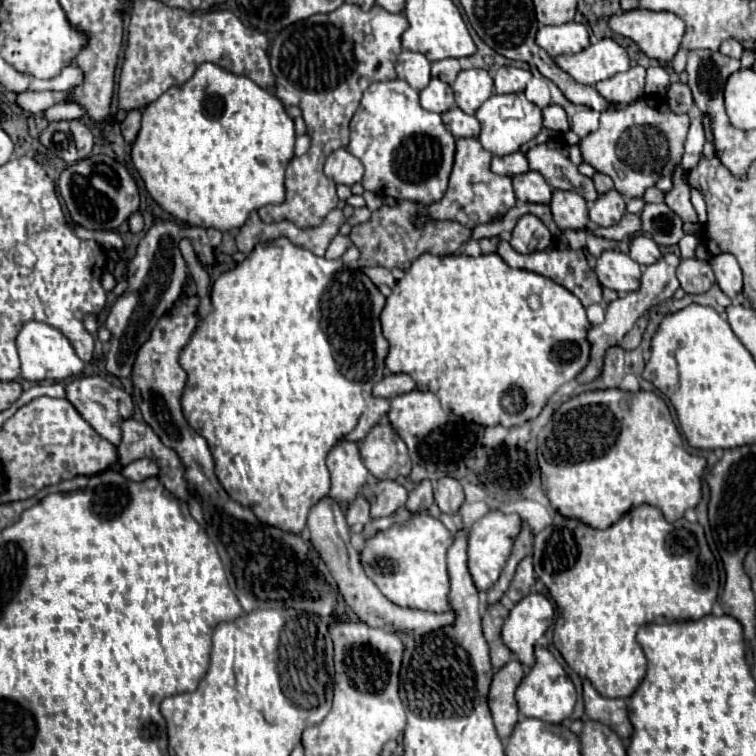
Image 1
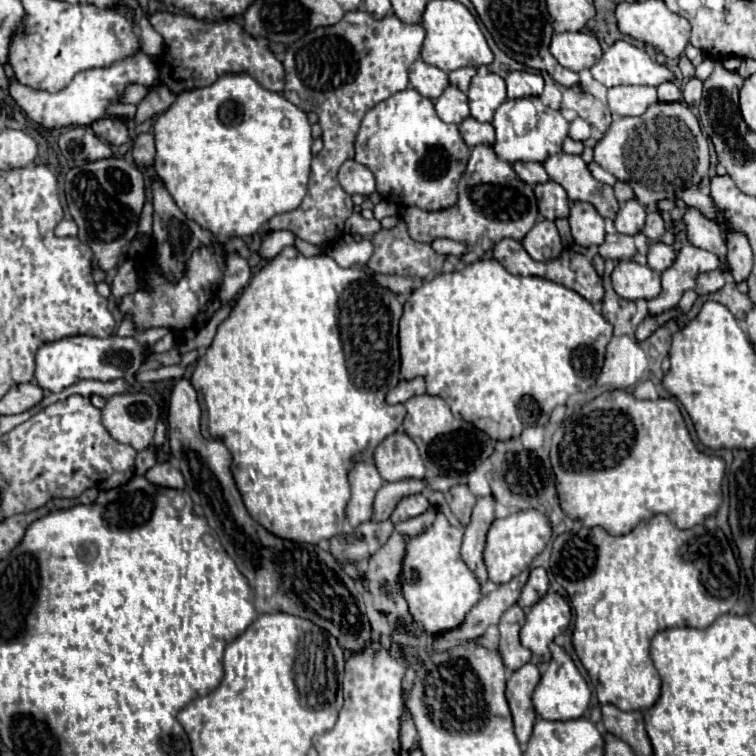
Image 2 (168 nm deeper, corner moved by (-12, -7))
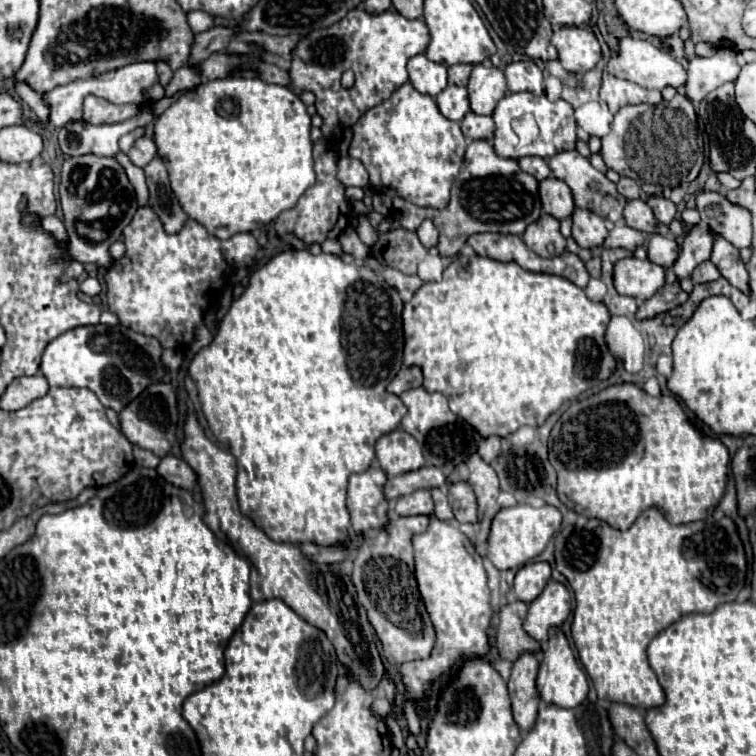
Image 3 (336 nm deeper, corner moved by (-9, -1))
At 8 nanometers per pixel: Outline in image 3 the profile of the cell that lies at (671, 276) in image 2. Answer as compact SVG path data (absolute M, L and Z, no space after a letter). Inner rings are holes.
M695 226L687 238L683 240L679 258L675 260L675 264L671 266L671 272L675 274L677 280L683 278L691 278L693 270L697 264L709 260L711 256L711 246L713 246L713 238L711 238L711 230L703 228L703 226Z

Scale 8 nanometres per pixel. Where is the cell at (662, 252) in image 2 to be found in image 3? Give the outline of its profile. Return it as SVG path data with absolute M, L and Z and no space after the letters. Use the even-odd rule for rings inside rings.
M651 234L647 244L647 258L663 268L669 268L679 256L679 246L673 238L665 238L661 234Z

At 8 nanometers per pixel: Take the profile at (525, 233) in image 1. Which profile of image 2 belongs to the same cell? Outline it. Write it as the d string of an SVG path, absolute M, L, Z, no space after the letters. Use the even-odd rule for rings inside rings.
M540 220L522 240L524 250L534 260L552 260L562 254L562 242L556 230L556 224L550 220Z

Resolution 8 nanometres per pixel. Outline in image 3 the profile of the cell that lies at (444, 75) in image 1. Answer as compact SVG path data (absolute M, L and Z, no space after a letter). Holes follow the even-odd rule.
M453 64L453 66L449 66L449 84L467 86L471 68L473 68L471 64Z

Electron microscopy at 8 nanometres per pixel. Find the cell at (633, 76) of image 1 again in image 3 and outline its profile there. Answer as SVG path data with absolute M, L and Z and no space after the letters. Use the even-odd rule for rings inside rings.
M605 76L601 84L601 100L607 102L609 110L615 114L627 104L657 104L663 100L663 96L659 90L647 90L629 80Z

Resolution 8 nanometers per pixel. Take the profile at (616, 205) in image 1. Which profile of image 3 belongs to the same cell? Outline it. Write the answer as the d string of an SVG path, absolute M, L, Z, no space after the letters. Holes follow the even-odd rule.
M629 200L627 206L625 206L625 224L629 228L635 228L639 232L645 232L645 234L653 234L655 228L657 228L657 222L655 222L655 216L653 212L649 210L649 206L643 202L643 200Z

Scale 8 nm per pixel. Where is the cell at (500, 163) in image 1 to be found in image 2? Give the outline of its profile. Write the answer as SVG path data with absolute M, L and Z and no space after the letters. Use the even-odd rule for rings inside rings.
M514 162L512 166L514 166L518 178L524 180L526 184L530 184L530 186L544 184L544 182L550 180L550 176L546 174L546 170L540 162Z

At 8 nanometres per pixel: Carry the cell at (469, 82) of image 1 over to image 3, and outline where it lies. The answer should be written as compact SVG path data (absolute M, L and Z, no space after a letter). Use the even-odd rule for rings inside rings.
M475 64L473 72L471 72L471 78L469 78L469 84L467 84L467 92L469 92L471 110L475 114L491 116L495 104L507 92L505 76L495 66Z

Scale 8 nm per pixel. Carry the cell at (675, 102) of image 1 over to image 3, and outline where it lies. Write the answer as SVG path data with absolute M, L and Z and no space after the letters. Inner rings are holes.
M717 50L711 58L695 56L693 60L689 60L685 96L693 102L699 102L717 86L737 80L741 66L737 64L735 56L735 50Z

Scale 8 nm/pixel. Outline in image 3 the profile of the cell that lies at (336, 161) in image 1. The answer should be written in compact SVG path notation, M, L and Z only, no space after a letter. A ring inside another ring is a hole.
M351 156L339 158L339 172L337 178L343 186L361 186L365 188L369 184L369 174L361 162L357 162Z

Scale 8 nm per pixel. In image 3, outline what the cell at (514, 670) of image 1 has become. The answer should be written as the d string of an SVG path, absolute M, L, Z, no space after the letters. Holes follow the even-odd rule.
M525 652L513 664L509 678L513 718L523 734L533 728L533 722L537 718L537 706L539 706L539 692L535 688L537 670L539 670L539 662L535 660L533 654Z

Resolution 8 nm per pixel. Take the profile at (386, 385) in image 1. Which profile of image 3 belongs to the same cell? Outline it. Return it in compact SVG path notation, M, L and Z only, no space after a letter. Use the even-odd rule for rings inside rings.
M411 366L411 368L401 368L399 372L397 372L397 376L393 378L393 382L387 386L387 390L391 392L391 394L403 394L405 390L409 390L409 388L417 388L417 386L421 386L421 382L423 382L423 376L421 376L421 370L417 368L417 366Z

